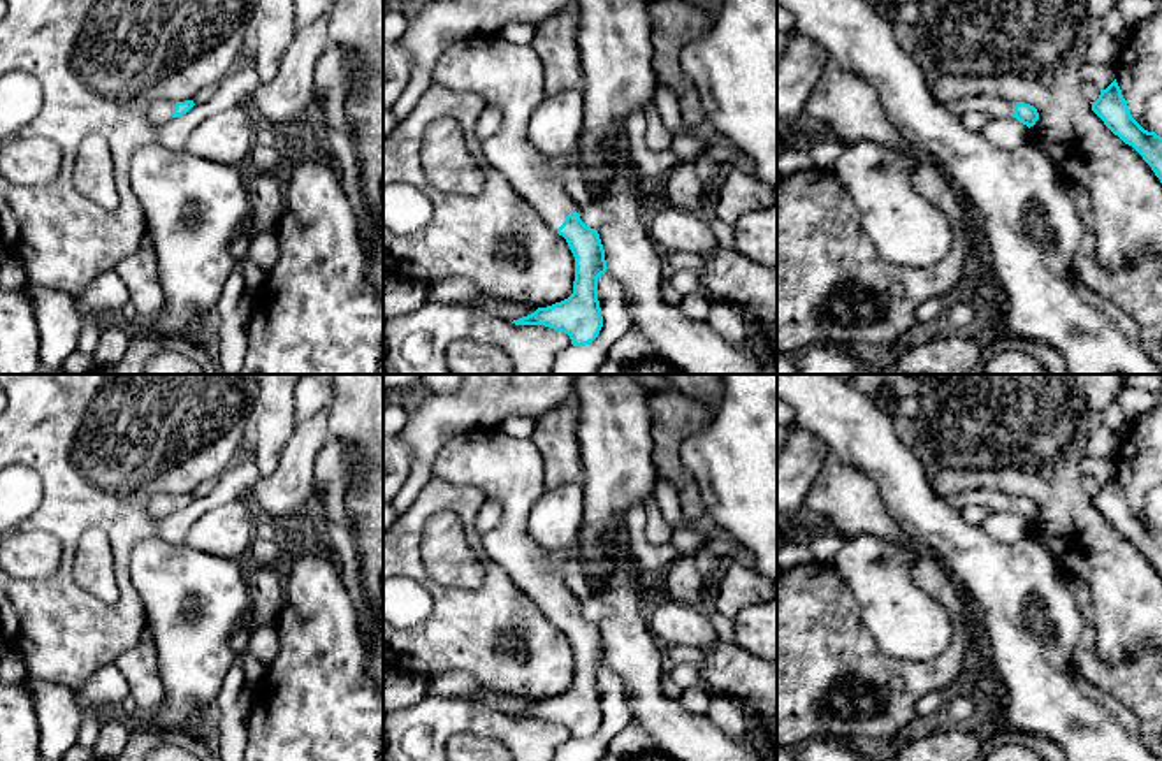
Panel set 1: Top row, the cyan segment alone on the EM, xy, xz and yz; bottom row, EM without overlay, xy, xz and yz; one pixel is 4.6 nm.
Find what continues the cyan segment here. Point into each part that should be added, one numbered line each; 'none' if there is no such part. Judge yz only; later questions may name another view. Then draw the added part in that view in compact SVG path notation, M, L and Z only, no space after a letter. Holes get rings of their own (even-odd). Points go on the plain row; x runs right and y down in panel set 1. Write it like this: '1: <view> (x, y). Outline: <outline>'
1: yz (997, 501). Outline: M976 490L976 492L963 492L949 497L949 503L962 510L969 504L981 504L991 510L991 513L997 511L1013 511L1016 496L995 492L995 490Z

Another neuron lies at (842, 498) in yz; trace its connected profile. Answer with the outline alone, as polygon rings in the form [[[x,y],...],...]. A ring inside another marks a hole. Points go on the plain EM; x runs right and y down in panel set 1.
[[[833,452],[826,455],[803,501],[803,510],[807,517],[835,529],[844,541],[868,533],[890,541],[918,545],[886,510],[877,483]]]

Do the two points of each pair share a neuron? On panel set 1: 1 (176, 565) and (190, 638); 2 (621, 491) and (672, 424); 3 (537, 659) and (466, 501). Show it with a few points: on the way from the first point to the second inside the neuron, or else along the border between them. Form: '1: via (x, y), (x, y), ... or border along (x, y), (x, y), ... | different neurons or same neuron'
1: via (176, 582), (174, 614), (180, 621) | same neuron
2: border along (651, 410), (651, 461), (658, 477) | different neurons
3: via (482, 638), (406, 561), (408, 517) | same neuron

